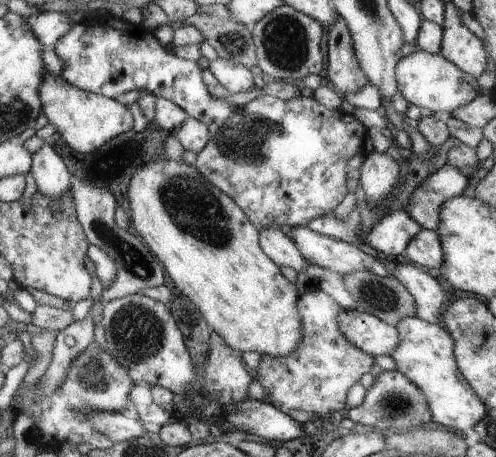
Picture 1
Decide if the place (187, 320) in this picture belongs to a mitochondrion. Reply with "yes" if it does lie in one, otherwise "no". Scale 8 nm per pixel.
yes

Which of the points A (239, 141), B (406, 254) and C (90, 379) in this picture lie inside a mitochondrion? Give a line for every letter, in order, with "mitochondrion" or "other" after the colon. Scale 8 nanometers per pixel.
A: mitochondrion
B: other
C: mitochondrion

